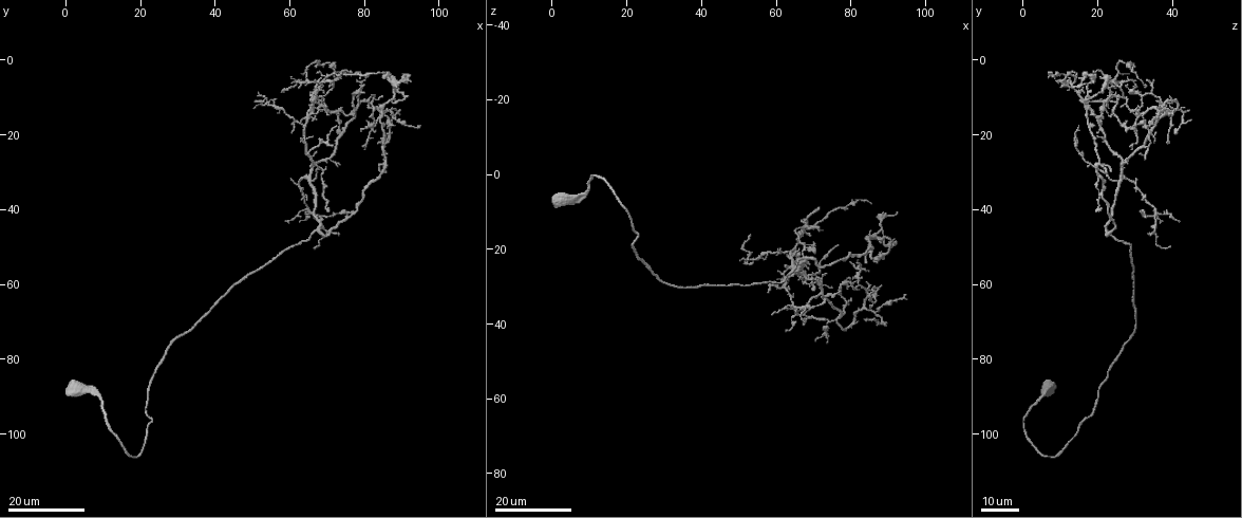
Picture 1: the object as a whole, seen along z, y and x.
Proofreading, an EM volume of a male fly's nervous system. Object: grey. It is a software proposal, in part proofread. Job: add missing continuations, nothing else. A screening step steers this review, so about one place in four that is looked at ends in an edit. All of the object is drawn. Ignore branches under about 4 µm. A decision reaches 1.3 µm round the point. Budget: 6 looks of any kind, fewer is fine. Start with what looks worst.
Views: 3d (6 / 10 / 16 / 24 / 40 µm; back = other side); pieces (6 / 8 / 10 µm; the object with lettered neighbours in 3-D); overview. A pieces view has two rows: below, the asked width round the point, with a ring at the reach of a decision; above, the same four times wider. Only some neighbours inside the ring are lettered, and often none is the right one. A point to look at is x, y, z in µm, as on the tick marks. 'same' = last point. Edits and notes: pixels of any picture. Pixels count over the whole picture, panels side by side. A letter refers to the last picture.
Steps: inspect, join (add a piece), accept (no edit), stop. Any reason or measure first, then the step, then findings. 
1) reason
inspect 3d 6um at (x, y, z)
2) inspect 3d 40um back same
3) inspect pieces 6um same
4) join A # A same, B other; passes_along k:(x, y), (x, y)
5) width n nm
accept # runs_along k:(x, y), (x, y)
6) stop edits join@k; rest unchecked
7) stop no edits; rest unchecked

free end
inspect 3d 24um at (84.0, 30.0, 23.5)

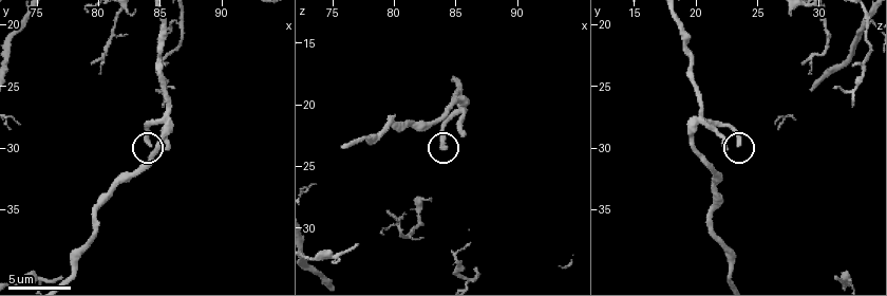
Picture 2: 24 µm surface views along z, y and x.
inspect pieces 10um at (84.2, 29.8, 23.6)

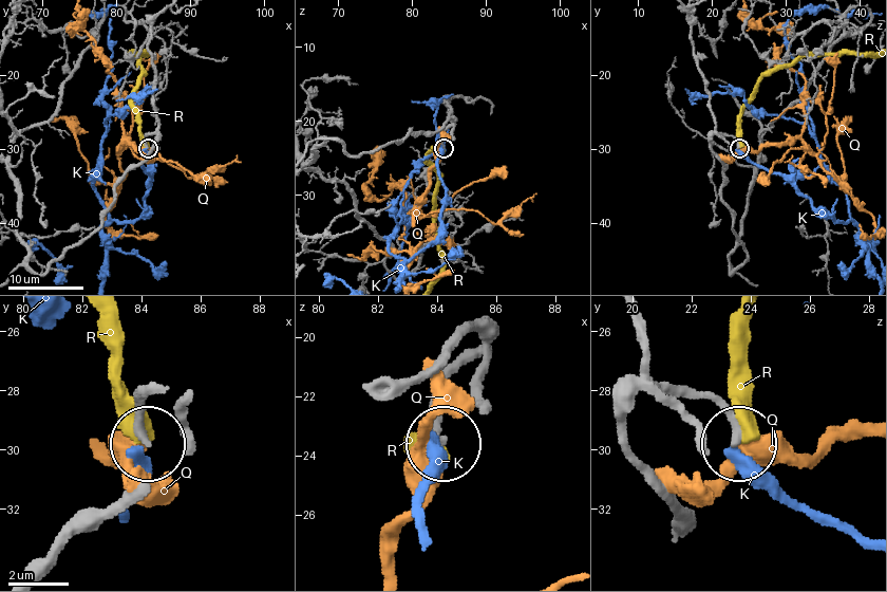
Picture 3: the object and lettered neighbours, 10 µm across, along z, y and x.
accept # K other, Q other, R other; runs_along 3:(732, 211), (711, 141), (730, 136), (738, 147); none of them fits

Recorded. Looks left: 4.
an open end
inspect 3d 24um at (71.5, 22.5, 14.5)

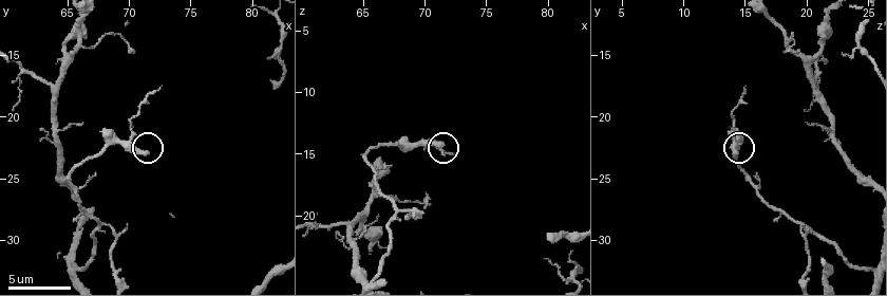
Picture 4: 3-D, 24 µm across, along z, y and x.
what lies round it
inspect pieces 6um at (71.4, 22.8, 14.2)

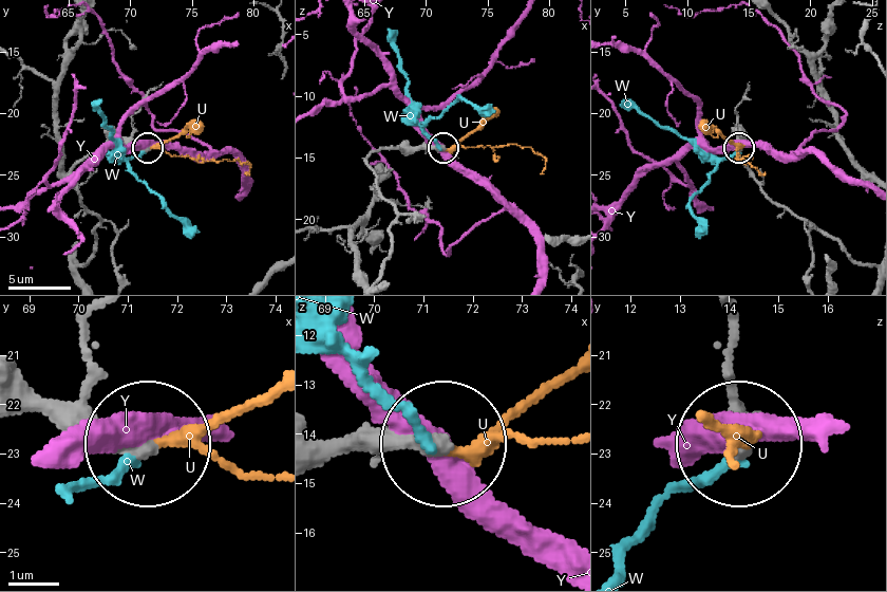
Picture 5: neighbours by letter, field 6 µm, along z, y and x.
join U # U same, W other, Y other; passes_along 5:(20, 411), (79, 411), (159, 449), (268, 475); the neuron continues

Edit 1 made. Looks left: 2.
inspect 3d 16um at (53.5, 10.5, 16.5)

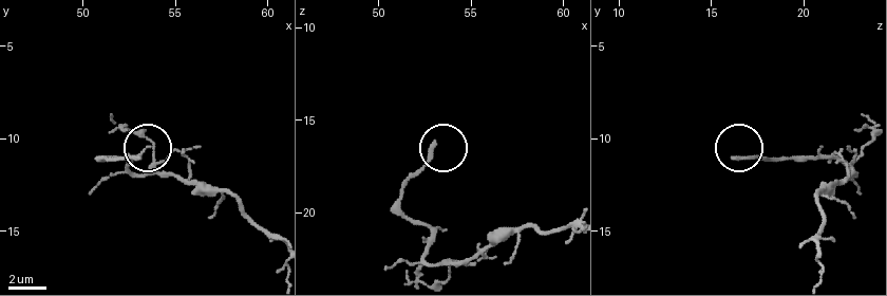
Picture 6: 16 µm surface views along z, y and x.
see the neighbours
inspect pieces 6um at (53.0, 11.2, 16.1)

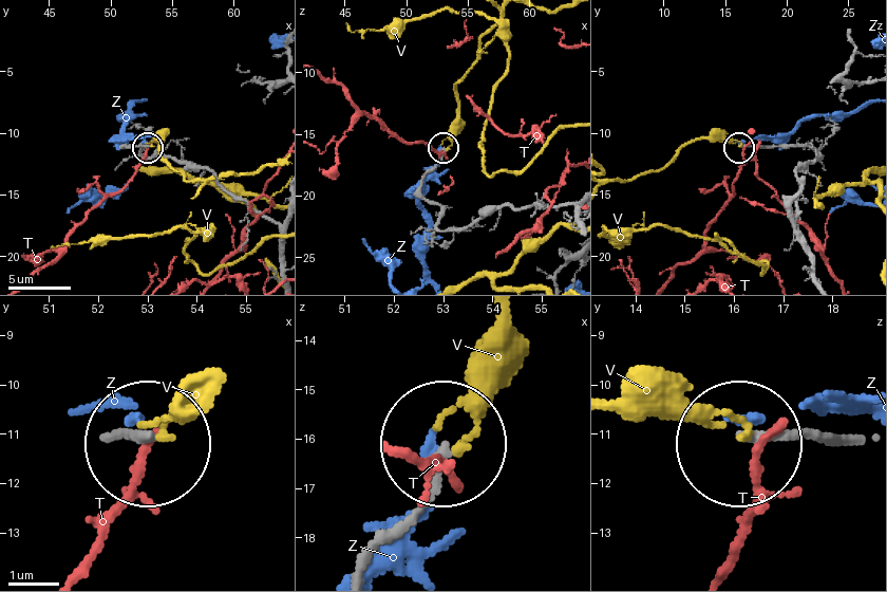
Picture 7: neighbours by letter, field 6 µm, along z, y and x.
accept # T other, V other, Z other; runs_along 7:(360, 565), (411, 515), (445, 443); none of them fits

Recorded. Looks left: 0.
stop edits join@5; rest unchecked

